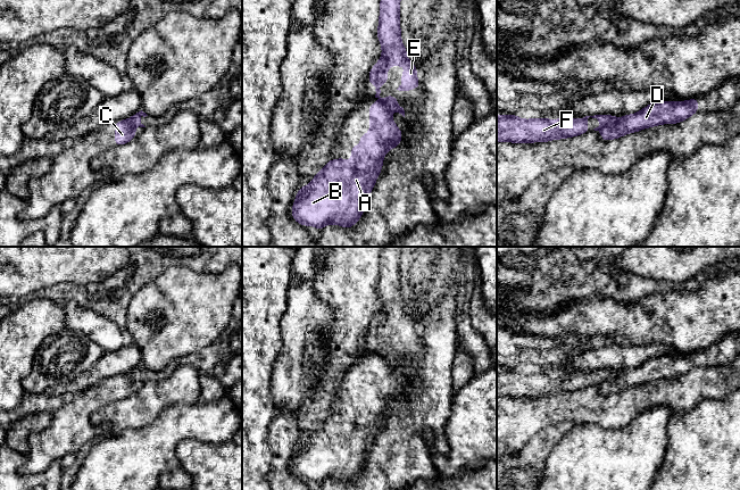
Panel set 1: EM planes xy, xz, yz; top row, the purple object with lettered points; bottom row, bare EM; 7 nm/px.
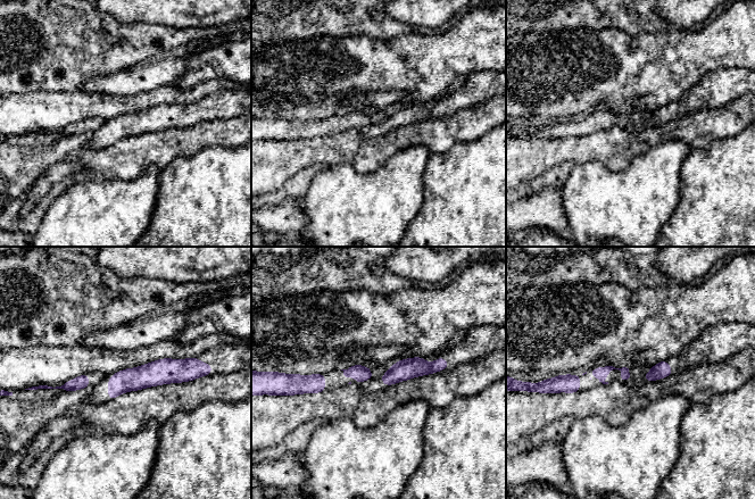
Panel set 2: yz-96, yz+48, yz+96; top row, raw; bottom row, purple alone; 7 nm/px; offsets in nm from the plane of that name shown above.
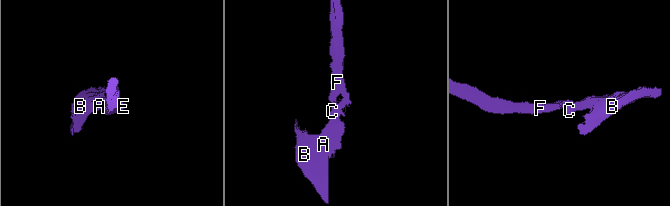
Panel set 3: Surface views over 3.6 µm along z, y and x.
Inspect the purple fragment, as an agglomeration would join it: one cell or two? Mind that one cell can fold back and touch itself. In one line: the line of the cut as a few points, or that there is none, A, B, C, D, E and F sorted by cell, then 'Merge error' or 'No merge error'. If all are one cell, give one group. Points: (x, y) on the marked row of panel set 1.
Split along yz (617, 119), (606, 127). Groups: A B C D / E F. Merge error

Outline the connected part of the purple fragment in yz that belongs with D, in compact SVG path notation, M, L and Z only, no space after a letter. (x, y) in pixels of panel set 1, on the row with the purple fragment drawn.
M698 97L687 101L652 102L632 115L624 115L610 126L602 128L602 141L622 138L627 133L662 124L676 124L698 113Z

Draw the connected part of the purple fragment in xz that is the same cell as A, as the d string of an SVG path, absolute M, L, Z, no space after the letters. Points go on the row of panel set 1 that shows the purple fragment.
M377 100L369 105L369 133L360 135L360 144L351 148L351 160L332 159L316 174L307 186L299 188L292 206L292 217L300 225L311 225L319 231L327 224L350 229L365 210L376 178L383 167L383 157L391 148L399 147L402 132L392 121L391 109Z

